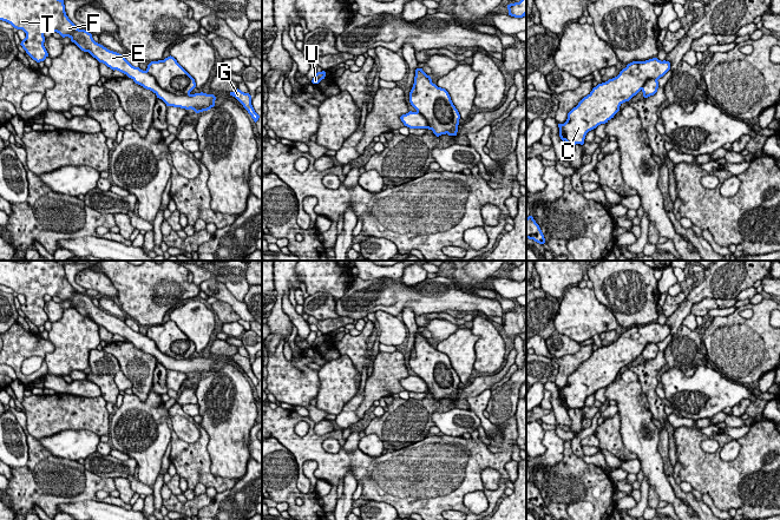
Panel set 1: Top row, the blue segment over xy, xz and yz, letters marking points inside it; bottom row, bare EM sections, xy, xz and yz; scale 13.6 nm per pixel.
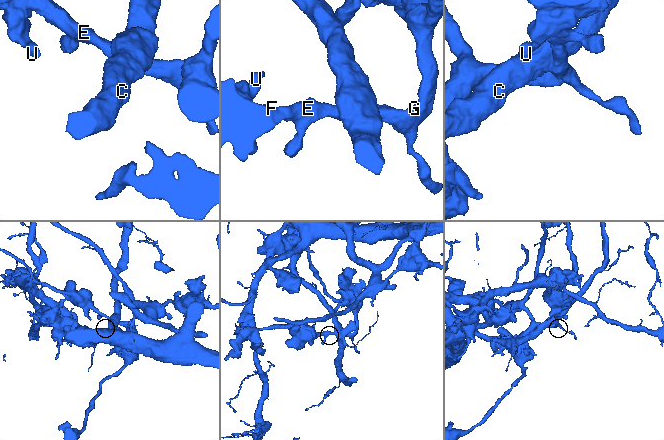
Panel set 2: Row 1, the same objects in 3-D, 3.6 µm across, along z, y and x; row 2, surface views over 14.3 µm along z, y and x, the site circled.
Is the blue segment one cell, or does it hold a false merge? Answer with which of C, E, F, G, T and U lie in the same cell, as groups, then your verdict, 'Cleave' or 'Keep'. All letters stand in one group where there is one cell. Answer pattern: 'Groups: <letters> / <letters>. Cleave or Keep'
Groups: C E F G T U. Keep

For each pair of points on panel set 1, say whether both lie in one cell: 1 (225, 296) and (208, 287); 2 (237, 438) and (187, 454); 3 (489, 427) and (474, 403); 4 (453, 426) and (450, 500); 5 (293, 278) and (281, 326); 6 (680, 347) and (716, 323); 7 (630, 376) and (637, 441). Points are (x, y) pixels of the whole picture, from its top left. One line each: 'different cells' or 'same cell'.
1: same cell
2: different cells
3: same cell
4: different cells
5: same cell
6: different cells
7: different cells

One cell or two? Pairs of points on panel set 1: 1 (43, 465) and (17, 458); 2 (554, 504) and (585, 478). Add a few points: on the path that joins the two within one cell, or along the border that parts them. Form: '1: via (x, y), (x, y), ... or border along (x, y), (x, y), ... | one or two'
1: border along (30, 455), (24, 466), (12, 468) | two
2: via (562, 495), (577, 481) | one

